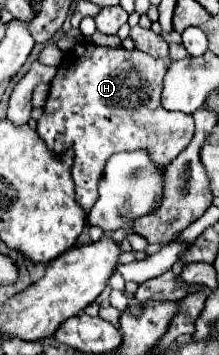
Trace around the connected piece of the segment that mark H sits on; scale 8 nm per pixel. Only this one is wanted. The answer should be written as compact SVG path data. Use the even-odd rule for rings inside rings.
M81 42L65 52L51 80L43 116L37 120L37 132L57 156L73 150L71 178L77 204L85 208L85 214L97 202L97 184L109 156L127 150L147 150L151 156L157 156L157 166L167 166L191 142L193 118L181 112L167 112L161 106L163 76L169 64L169 58L153 58L137 48L105 48L91 42Z

